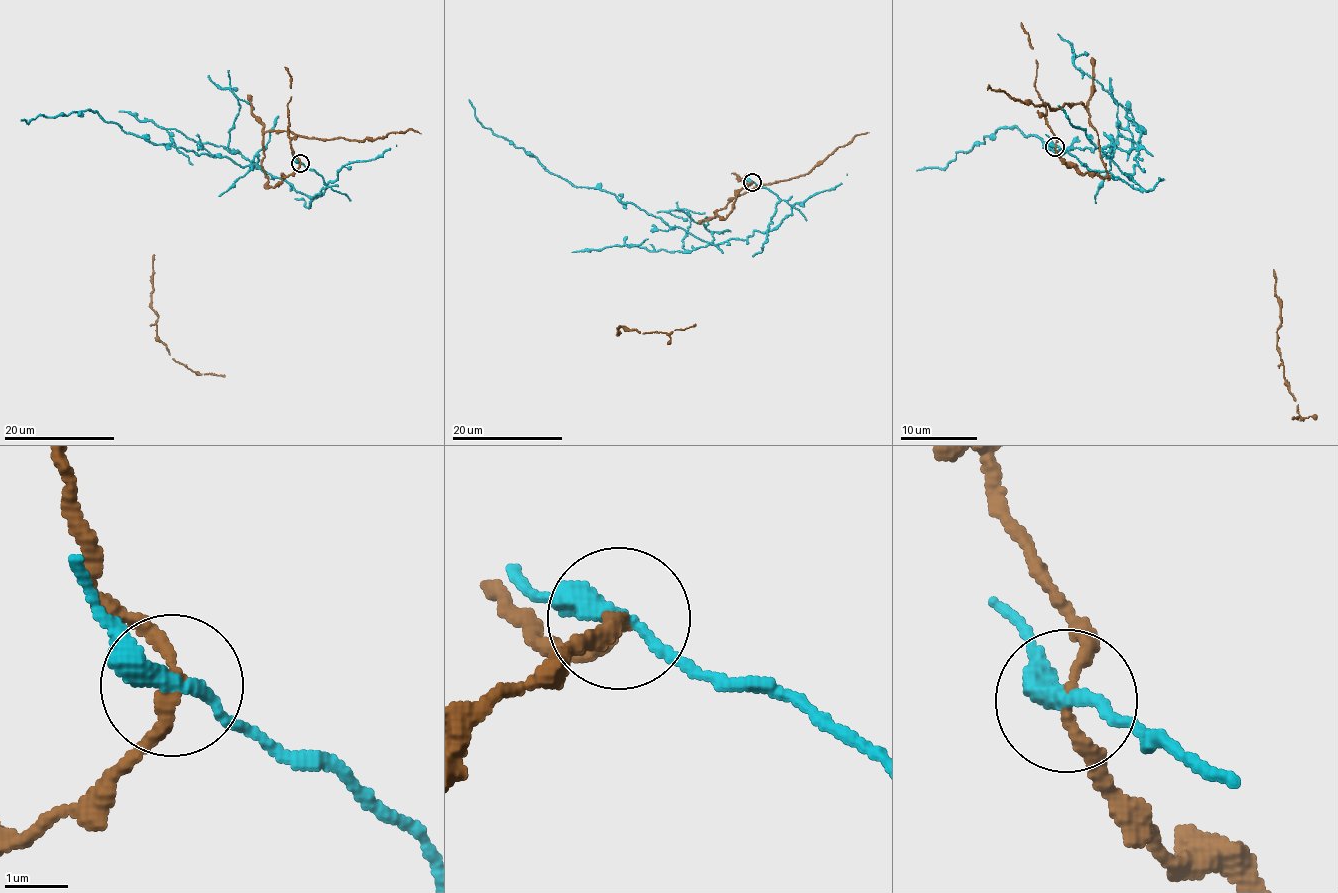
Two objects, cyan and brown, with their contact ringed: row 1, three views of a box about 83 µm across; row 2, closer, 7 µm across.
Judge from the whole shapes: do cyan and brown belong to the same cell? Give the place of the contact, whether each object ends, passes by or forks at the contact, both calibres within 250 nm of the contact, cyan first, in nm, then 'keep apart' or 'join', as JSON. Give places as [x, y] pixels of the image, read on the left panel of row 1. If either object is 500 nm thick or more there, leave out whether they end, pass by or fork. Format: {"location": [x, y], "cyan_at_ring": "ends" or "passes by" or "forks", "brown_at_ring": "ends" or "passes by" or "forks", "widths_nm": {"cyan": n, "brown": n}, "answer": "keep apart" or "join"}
{"location": [300, 163], "cyan_at_ring": "passes by", "brown_at_ring": "passes by", "widths_nm": {"cyan": 280, "brown": 180}, "answer": "keep apart"}

